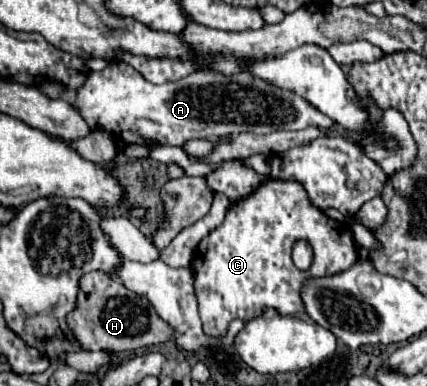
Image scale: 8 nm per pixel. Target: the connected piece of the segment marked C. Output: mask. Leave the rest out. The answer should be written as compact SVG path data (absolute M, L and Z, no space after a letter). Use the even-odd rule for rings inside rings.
M265 181L259 185L255 193L249 197L237 201L231 205L225 221L221 227L211 231L197 247L197 253L191 261L191 269L195 275L195 293L199 299L199 315L203 321L203 331L207 335L223 335L227 325L233 319L249 321L257 313L261 313L263 307L273 307L281 315L295 315L297 311L303 311L301 305L301 285L305 277L323 277L325 273L339 273L341 269L347 269L357 261L353 237L349 233L349 227L343 223L337 223L323 215L321 209L317 209L309 197L305 197L305 189L297 185L295 181ZM295 241L307 241L313 249L313 263L311 269L305 273L293 265L291 251Z

